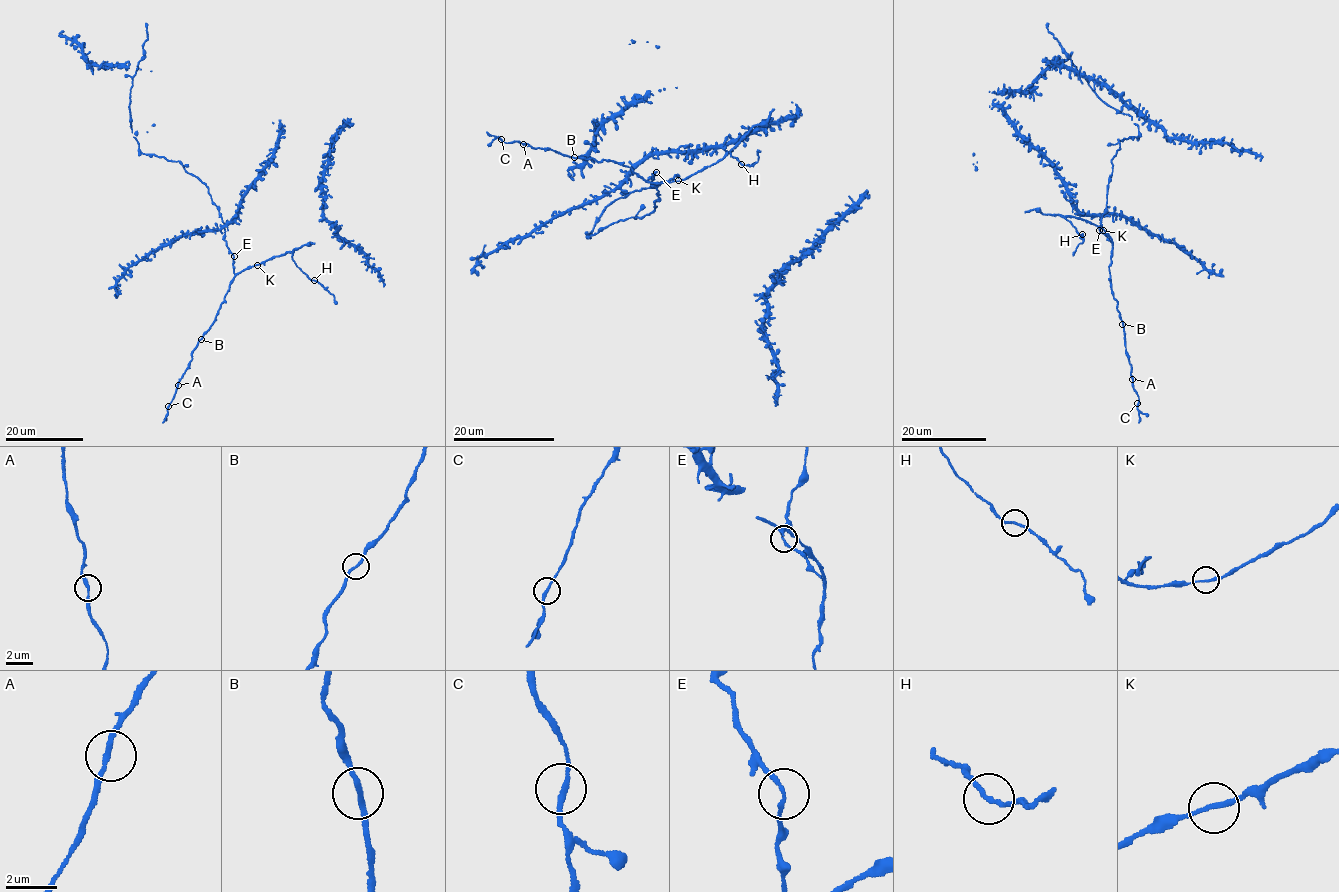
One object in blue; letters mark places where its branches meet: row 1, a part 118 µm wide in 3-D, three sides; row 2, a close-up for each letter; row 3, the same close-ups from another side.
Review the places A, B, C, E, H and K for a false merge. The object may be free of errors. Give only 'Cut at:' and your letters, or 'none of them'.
Cut at: none of them

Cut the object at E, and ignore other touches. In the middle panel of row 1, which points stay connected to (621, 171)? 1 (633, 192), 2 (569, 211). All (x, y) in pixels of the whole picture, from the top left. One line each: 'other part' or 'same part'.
1: other part
2: same part

